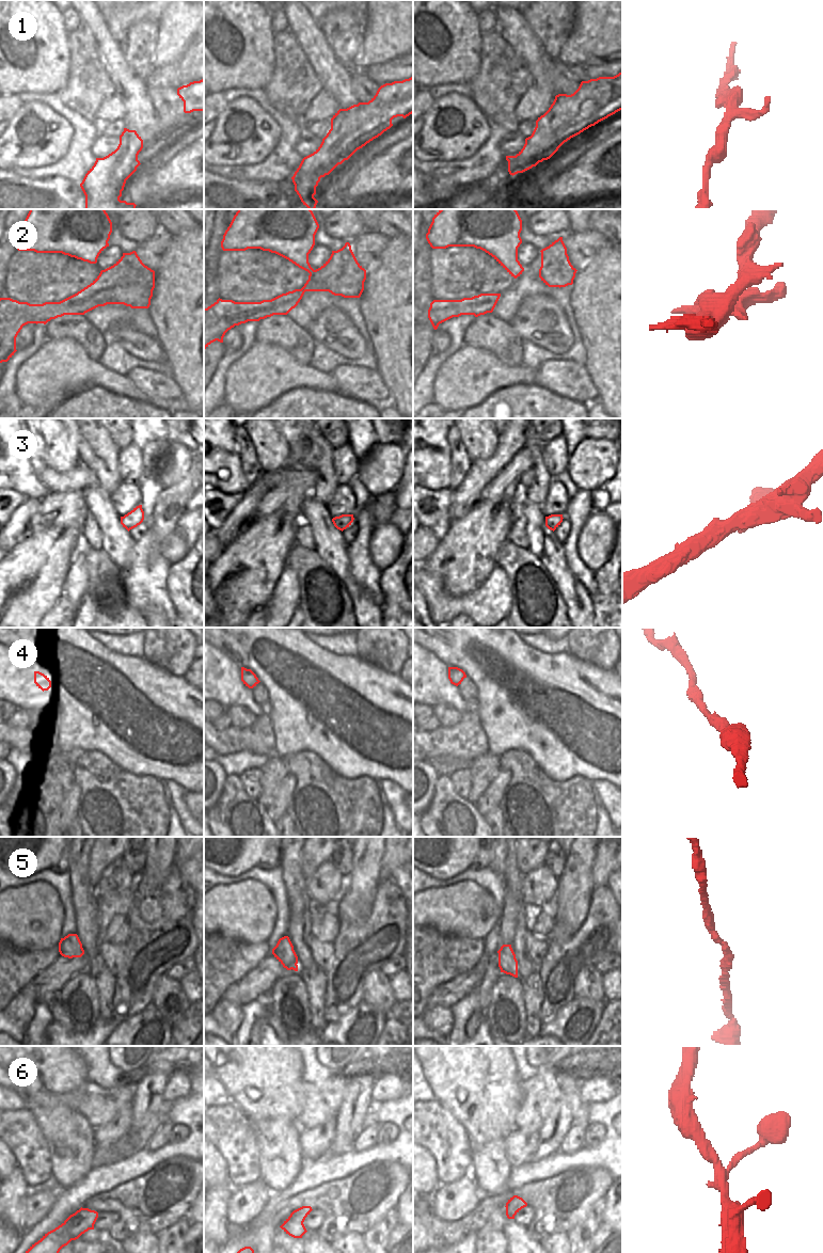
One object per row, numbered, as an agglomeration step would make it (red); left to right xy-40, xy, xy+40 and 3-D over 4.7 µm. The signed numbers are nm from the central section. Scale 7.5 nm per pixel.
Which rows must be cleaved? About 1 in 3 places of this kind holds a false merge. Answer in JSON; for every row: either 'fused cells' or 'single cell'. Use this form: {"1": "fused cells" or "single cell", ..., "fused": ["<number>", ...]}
{"1": "single cell", "2": "single cell", "3": "single cell", "4": "single cell", "5": "single cell", "6": "single cell", "fused": []}

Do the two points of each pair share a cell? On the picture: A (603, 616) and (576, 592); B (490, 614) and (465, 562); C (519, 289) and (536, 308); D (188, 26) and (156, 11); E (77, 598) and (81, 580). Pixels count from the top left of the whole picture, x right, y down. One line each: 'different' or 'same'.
A: different
B: different
C: different
D: different
E: same

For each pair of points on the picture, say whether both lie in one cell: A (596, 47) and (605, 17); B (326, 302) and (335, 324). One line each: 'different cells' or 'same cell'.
A: same cell
B: different cells

